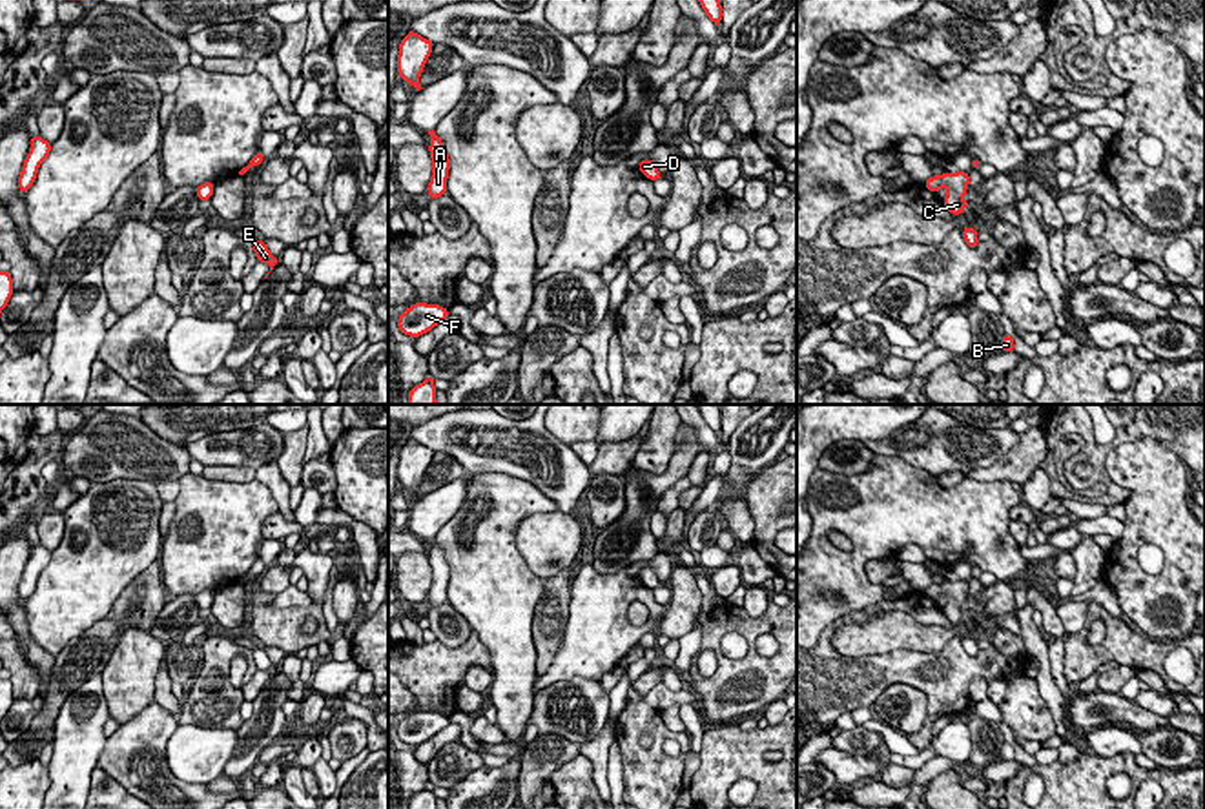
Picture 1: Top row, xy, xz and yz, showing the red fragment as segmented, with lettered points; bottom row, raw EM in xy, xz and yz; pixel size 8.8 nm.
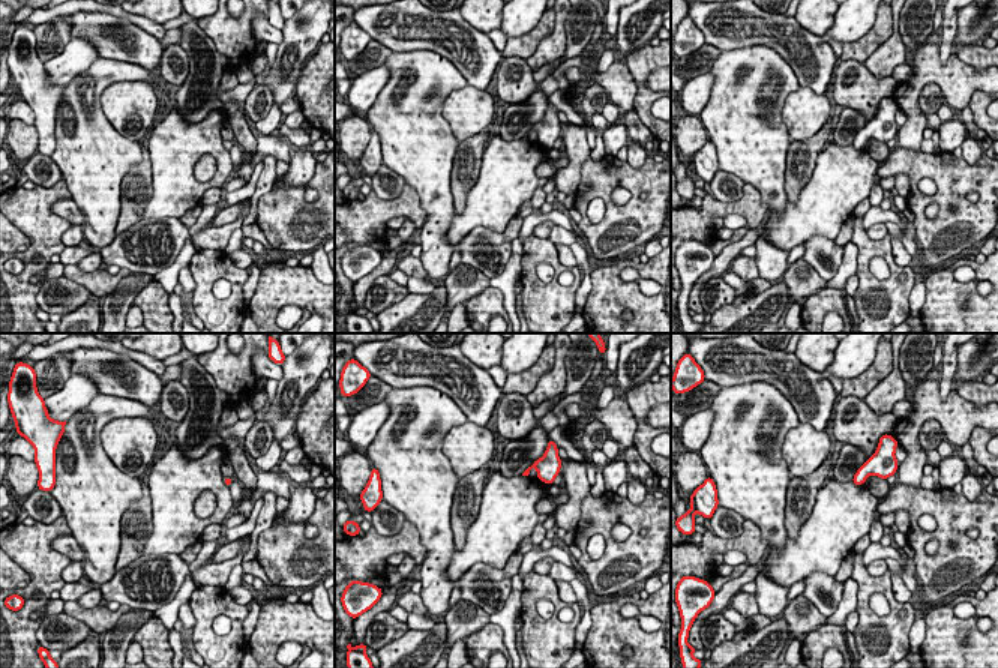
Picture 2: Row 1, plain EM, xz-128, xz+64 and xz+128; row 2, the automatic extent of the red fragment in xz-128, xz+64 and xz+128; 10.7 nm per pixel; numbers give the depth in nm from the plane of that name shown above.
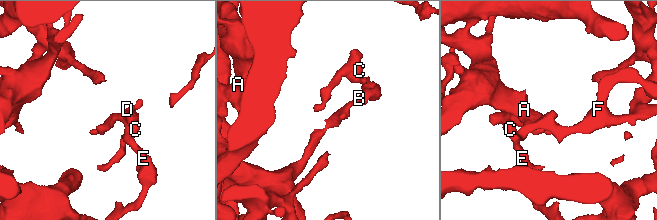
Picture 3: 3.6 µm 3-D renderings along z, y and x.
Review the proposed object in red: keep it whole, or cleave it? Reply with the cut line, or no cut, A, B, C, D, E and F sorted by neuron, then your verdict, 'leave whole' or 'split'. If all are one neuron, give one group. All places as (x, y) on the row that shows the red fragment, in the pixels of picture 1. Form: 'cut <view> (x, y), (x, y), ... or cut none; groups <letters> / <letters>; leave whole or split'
cut none; groups A B C D E F; leave whole

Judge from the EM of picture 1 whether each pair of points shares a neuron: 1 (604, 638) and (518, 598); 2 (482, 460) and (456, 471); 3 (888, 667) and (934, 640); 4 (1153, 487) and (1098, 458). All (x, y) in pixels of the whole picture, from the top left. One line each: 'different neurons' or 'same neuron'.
1: different neurons
2: different neurons
3: different neurons
4: different neurons

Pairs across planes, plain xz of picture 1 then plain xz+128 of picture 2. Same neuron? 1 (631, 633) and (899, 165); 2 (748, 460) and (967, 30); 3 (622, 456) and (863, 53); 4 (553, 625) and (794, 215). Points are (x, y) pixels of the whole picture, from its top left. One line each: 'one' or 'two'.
1: two
2: one
3: one
4: two

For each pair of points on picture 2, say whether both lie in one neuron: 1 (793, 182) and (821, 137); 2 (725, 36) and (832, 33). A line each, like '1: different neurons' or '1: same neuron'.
1: same neuron
2: different neurons

